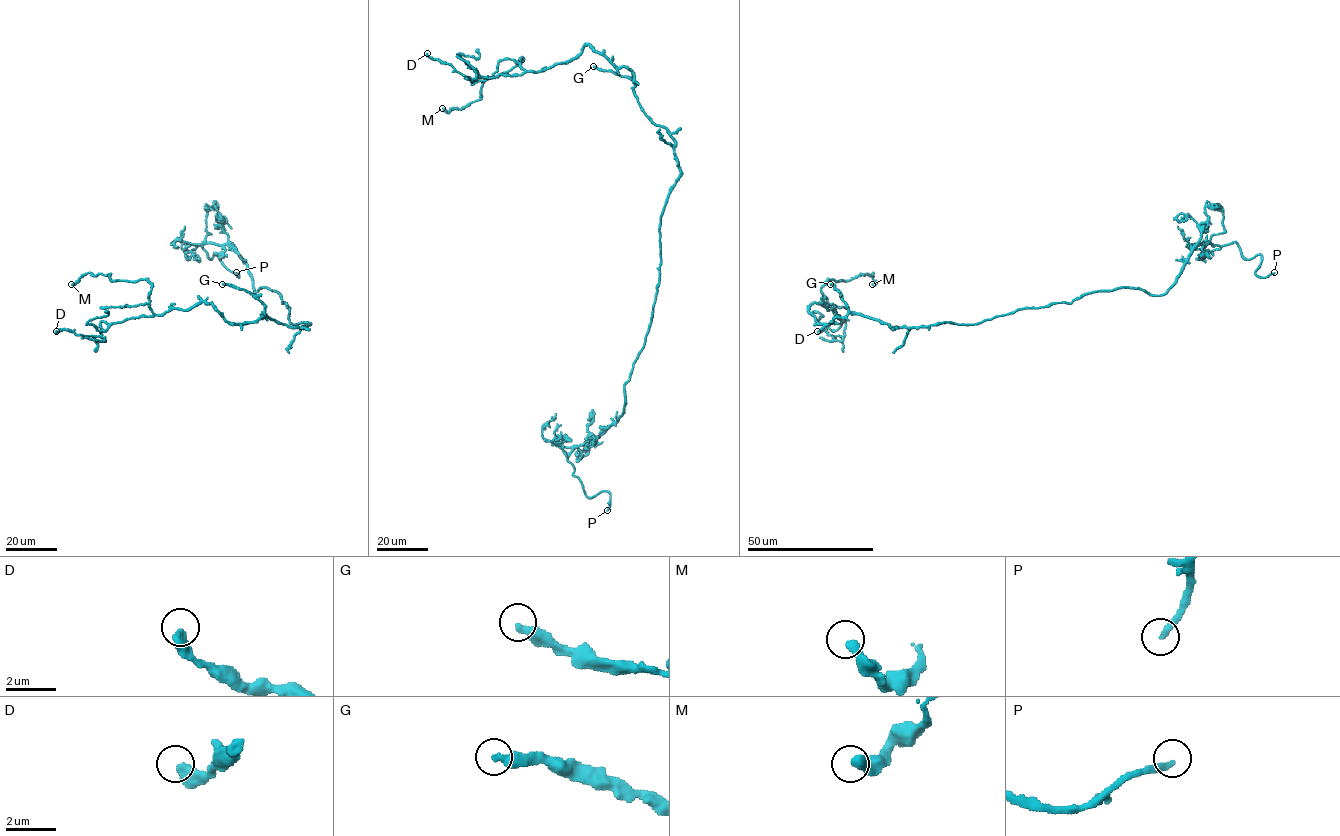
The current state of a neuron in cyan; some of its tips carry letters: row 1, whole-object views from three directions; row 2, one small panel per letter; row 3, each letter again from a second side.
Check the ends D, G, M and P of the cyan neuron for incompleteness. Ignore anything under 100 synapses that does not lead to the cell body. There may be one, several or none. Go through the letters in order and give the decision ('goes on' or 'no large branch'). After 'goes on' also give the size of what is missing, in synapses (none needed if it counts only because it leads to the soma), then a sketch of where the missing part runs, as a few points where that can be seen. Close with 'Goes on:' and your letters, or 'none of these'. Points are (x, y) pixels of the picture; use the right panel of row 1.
D: no large branch
G: no large branch
M: no large branch
P: goes on | (1274, 272), (1286, 267), (1283, 267), (1280, 260), (1287, 250)
Goes on: P

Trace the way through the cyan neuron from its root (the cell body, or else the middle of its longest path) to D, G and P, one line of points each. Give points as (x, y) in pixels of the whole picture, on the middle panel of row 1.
D: (667, 196), (680, 174), (675, 140), (644, 112), (633, 73), (588, 44), (539, 71), (471, 82), (427, 53)
G: (667, 196), (680, 174), (674, 154), (675, 140), (645, 114), (635, 94), (635, 83), (593, 66)
P: (667, 196), (659, 285), (644, 346), (624, 385), (624, 409), (567, 458), (588, 497), (610, 494), (607, 510)

